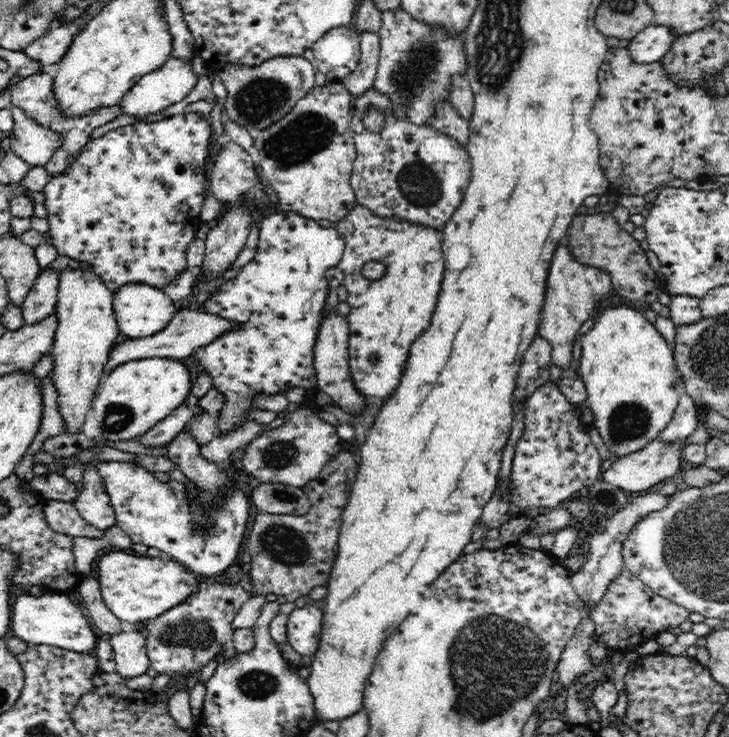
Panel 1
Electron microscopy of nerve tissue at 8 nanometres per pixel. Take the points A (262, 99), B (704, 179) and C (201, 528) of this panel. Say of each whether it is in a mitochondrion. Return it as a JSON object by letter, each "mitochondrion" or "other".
{"A":"mitochondrion","B":"other","C":"mitochondrion"}

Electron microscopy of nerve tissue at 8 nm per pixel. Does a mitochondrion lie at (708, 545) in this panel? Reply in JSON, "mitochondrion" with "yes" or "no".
{"mitochondrion":"yes"}

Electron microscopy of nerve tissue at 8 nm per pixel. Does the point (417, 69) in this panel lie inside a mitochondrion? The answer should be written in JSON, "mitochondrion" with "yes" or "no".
{"mitochondrion":"yes"}

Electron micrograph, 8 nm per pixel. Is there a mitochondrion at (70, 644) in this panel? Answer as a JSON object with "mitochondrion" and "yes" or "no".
{"mitochondrion":"no"}

